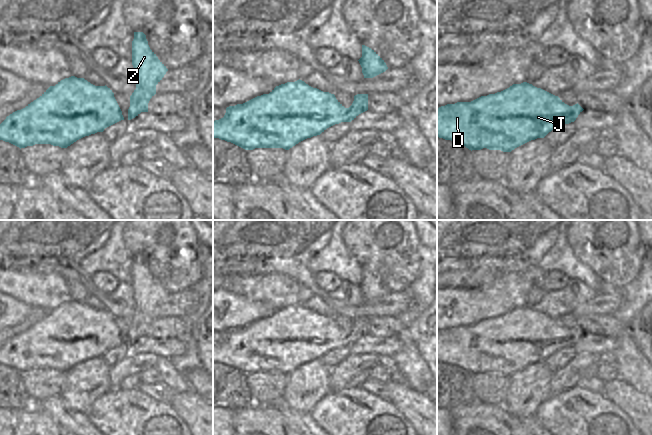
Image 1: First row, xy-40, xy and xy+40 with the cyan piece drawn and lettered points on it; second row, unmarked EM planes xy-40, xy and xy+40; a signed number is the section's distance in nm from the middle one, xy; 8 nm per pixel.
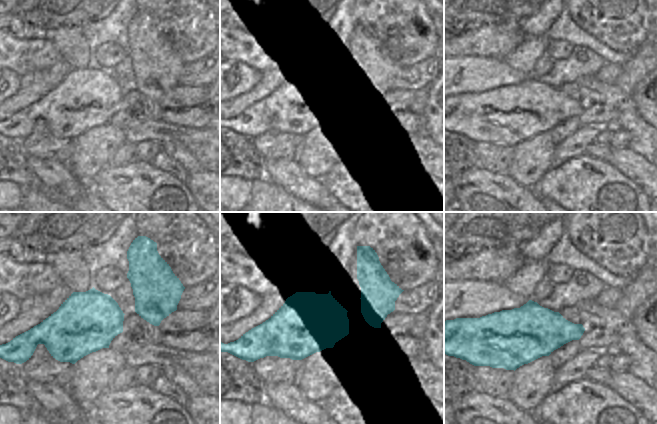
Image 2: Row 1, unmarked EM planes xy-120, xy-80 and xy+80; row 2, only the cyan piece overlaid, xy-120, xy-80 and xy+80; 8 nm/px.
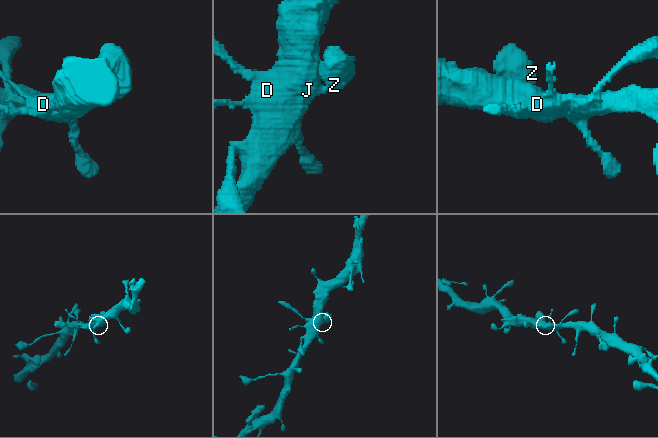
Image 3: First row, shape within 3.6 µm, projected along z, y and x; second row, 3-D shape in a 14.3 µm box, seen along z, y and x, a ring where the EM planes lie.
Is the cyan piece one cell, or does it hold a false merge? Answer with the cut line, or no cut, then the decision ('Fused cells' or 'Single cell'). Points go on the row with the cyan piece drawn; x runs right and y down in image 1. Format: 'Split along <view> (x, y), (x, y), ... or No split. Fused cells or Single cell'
No split. Single cell.

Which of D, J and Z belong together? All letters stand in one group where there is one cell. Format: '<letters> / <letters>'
D J Z

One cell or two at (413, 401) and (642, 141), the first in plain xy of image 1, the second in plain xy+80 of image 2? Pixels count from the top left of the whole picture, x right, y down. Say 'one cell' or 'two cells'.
two cells

